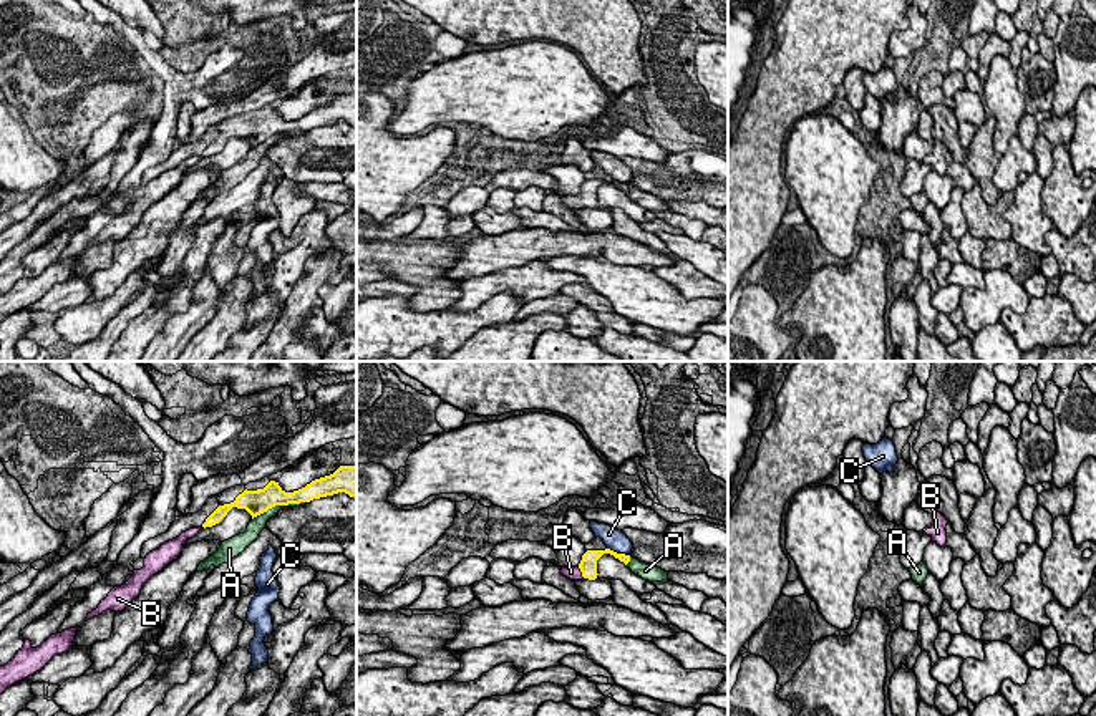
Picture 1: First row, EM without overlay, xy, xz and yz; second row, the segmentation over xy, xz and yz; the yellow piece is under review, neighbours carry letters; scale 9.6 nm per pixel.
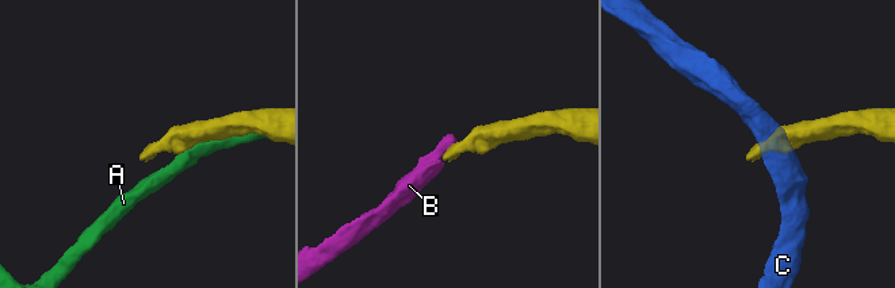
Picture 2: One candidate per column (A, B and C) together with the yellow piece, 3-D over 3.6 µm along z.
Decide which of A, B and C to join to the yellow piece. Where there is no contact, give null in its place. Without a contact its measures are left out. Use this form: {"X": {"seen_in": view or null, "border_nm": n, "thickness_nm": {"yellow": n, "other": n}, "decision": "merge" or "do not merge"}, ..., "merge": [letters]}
{"A": {"seen_in": "xy", "border_nm": 320, "thickness_nm": {"yellow": 240, "other": 160}, "decision": "do not merge"}, "B": {"seen_in": "xz", "border_nm": 130, "thickness_nm": {"yellow": 170, "other": 130}, "decision": "merge"}, "C": {"seen_in": "xz", "border_nm": 240, "thickness_nm": {"yellow": 120, "other": 200}, "decision": "do not merge"}, "merge": ["B"]}

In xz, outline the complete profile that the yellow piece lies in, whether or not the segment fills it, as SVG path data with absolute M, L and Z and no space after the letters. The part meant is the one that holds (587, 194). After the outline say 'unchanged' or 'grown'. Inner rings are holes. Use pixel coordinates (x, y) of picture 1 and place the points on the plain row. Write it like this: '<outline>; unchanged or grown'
M610 177L605 179L587 179L582 184L582 189L577 196L562 196L560 202L570 209L582 209L582 207L589 207L589 209L595 209L597 207L597 189L604 184L604 182L610 182L615 187L618 187L620 191L623 191L625 194L630 191L630 184L625 182L617 182Z; grown

